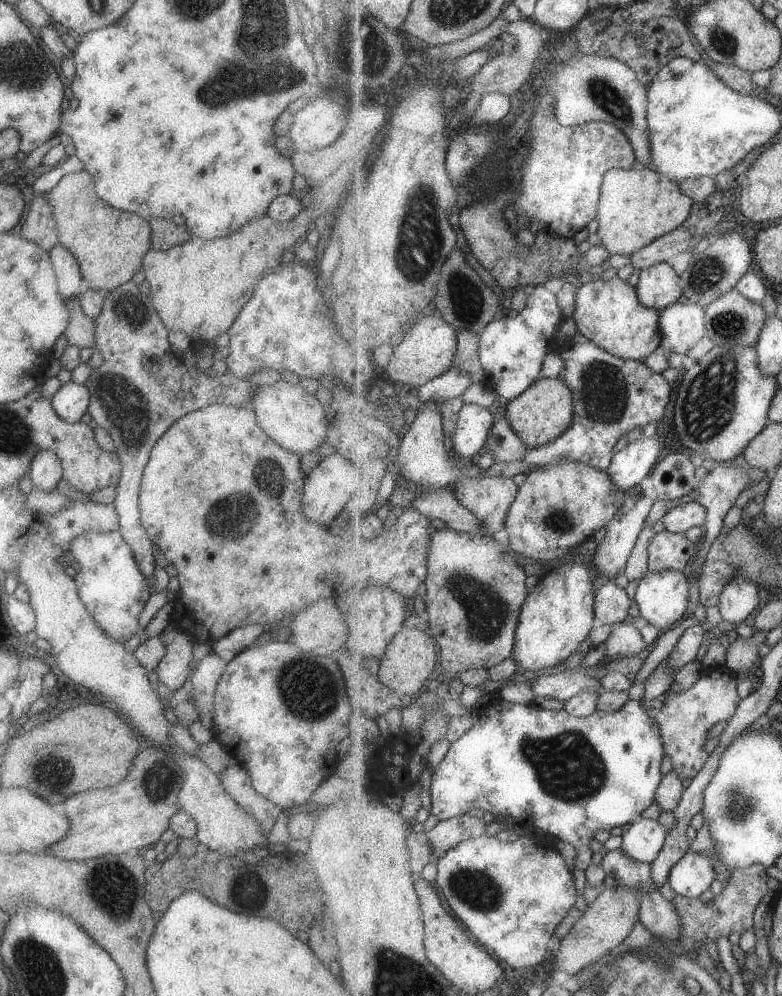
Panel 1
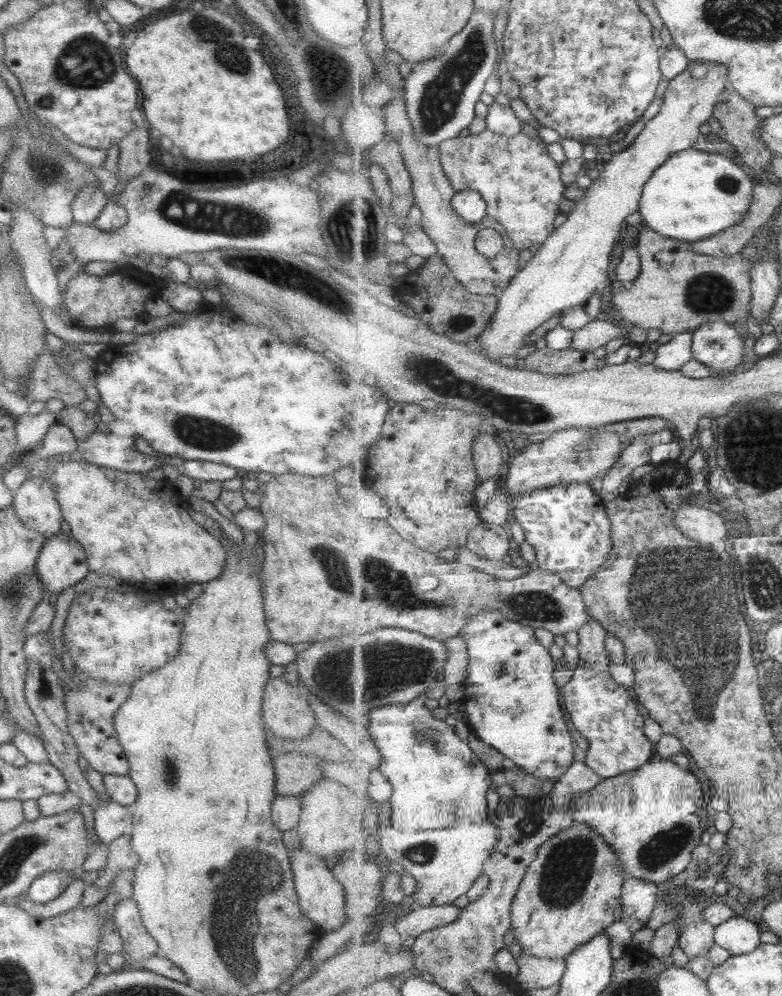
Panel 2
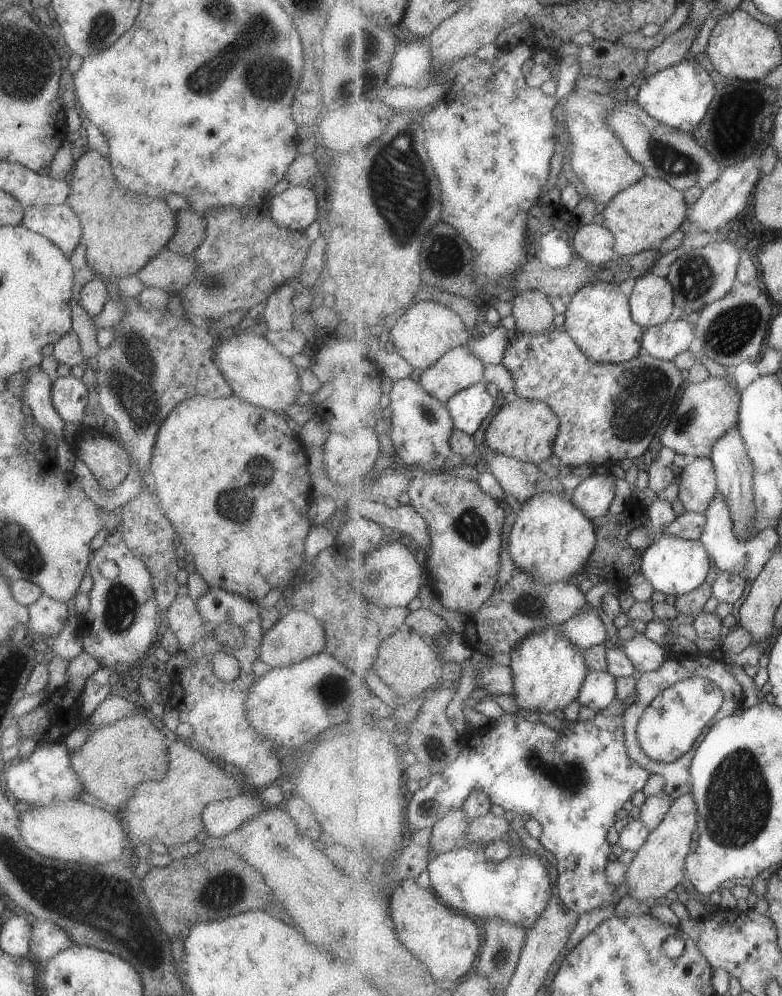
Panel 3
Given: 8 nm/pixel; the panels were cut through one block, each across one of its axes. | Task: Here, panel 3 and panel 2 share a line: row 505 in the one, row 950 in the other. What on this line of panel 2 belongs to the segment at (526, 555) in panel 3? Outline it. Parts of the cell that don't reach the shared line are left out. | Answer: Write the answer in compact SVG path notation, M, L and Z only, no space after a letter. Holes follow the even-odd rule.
M575 822L574 826L555 834L541 845L538 858L529 865L519 892L513 902L513 934L522 952L549 959L567 959L581 945L603 933L623 914L621 894L625 884L625 869L621 859L591 826Z

